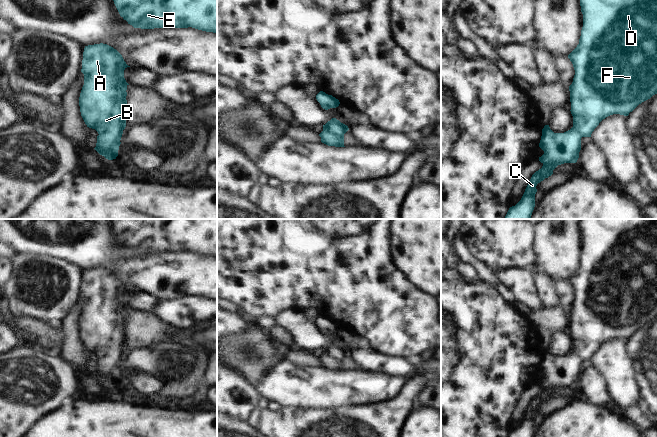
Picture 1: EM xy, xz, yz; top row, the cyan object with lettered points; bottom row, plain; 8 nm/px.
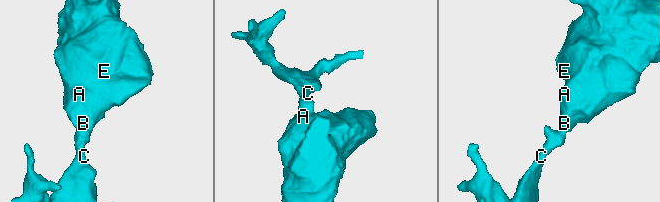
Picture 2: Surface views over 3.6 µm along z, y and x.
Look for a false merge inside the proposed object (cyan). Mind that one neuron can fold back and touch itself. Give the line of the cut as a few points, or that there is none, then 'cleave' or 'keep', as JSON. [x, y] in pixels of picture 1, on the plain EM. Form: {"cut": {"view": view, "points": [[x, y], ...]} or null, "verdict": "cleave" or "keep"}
{"cut": null, "verdict": "keep"}

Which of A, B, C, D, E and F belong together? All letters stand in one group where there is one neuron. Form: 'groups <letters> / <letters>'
groups A B C D E F

